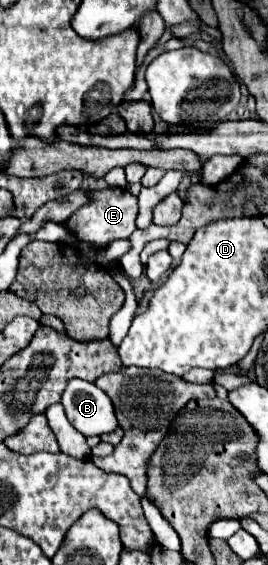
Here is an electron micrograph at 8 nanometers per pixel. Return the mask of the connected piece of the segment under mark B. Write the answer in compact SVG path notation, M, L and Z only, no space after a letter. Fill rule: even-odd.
M79 378L69 380L61 404L71 426L83 436L101 436L117 428L111 398L91 382Z

